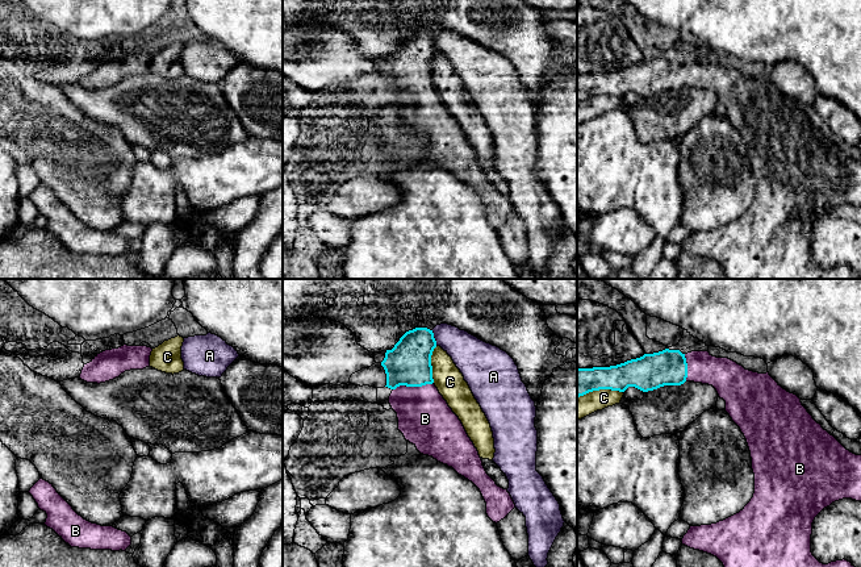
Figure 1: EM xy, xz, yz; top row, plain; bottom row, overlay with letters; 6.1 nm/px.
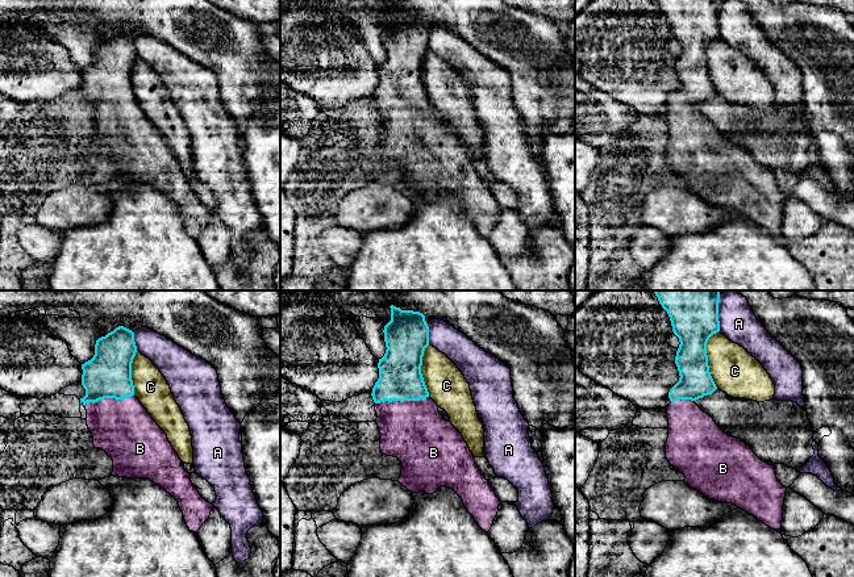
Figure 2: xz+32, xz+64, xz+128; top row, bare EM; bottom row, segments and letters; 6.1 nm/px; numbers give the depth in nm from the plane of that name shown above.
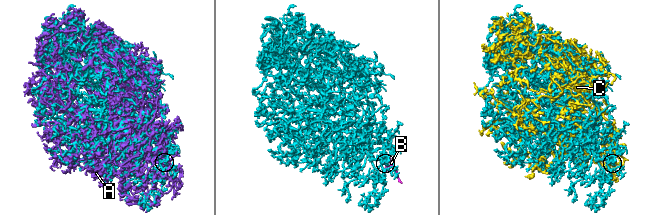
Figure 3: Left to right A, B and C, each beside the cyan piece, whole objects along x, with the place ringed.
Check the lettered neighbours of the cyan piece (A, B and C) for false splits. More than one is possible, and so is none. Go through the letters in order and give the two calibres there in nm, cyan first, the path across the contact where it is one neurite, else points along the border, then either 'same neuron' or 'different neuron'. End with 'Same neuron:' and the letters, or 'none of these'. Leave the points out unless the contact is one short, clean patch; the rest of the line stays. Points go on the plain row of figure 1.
A: calibres 280 and 220 nm; different neuron
B: calibres 280 and 320 nm; way xz (409, 69), (409, 80), (413, 91), (414, 103), (425, 124); same neuron
C: calibres 180 and 140 nm; different neuron
Same neuron: B

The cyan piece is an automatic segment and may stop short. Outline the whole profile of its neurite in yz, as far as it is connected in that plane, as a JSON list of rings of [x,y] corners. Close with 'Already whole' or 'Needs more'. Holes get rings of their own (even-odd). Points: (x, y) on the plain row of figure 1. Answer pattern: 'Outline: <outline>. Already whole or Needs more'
Outline: [[[665,54],[653,59],[644,59],[640,63],[627,66],[624,68],[610,71],[610,72],[593,72],[593,74],[577,74],[577,103],[584,101],[593,96],[599,95],[611,95],[624,97],[628,92],[635,92],[643,97],[653,96],[664,91],[681,91],[685,87],[694,87],[712,91],[719,103],[726,107],[726,117],[730,120],[732,126],[740,133],[744,139],[752,163],[752,175],[755,179],[755,199],[751,207],[744,212],[739,218],[719,226],[711,230],[690,232],[687,238],[684,241],[682,250],[699,255],[707,259],[716,262],[724,271],[727,279],[860,279],[860,276],[848,266],[836,266],[828,270],[820,268],[811,258],[811,239],[812,239],[812,228],[815,222],[832,208],[852,204],[861,207],[861,160],[856,160],[847,155],[833,141],[818,129],[807,114],[802,111],[801,104],[783,95],[770,80],[758,79],[749,75],[745,75],[743,71],[728,63],[716,63],[712,62],[709,57],[691,57],[682,59],[680,55]]]. Needs more

